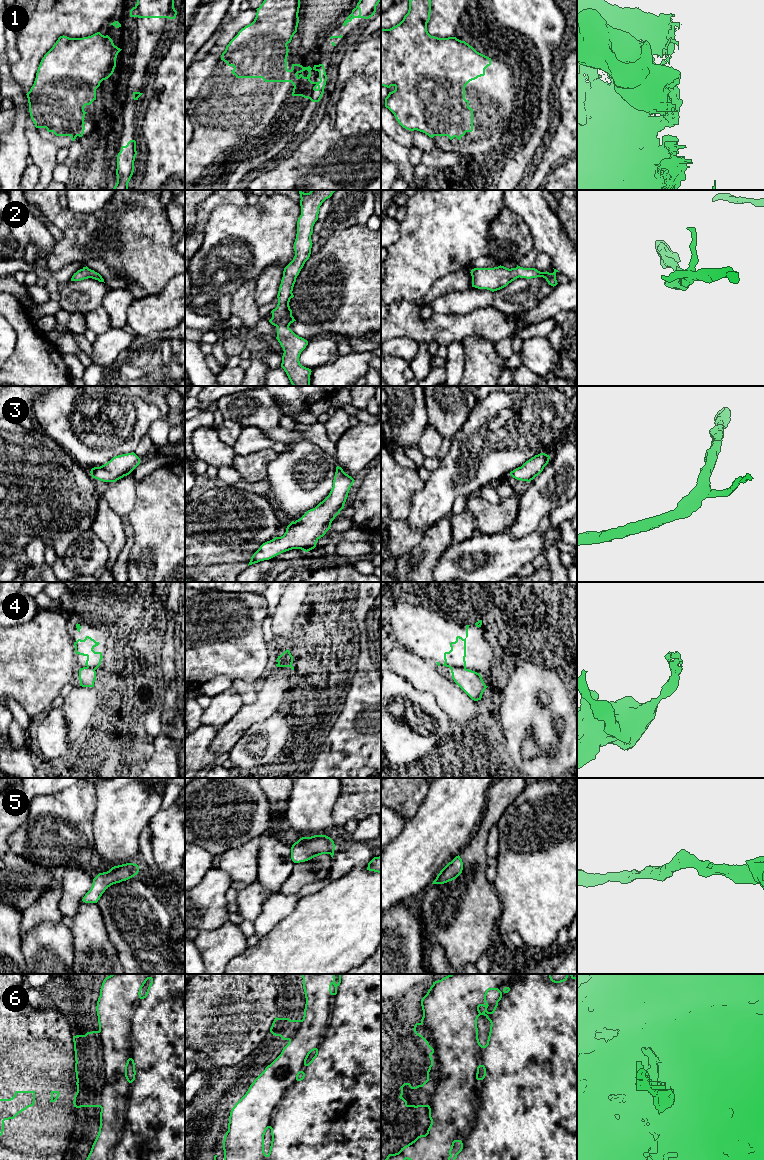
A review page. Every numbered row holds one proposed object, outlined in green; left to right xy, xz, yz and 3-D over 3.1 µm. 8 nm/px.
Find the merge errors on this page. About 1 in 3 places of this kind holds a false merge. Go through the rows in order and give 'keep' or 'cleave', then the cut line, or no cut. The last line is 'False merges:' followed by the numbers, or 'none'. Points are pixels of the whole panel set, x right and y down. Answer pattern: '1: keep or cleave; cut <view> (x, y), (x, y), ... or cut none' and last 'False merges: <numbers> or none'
1: cleave; cut xy (34, 83), (40, 87), (66, 86), (68, 105), (83, 125)
2: keep; cut none
3: keep; cut none
4: cleave; cut xz (285, 653), (286, 662), (278, 663)
5: keep; cut none
6: cleave; cut yz (419, 1023), (434, 1044), (439, 1071), (439, 1083), (428, 1106)
False merges: 1, 4, 6

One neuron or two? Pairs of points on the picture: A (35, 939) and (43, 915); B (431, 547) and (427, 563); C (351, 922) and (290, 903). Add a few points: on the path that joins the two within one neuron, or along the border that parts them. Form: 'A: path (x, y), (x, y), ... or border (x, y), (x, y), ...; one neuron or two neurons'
A: border (60, 921), (55, 923), (42, 922), (21, 934); two neurons
B: path (428, 551), (427, 559); one neuron
C: border (299, 899), (296, 907), (279, 921); two neurons

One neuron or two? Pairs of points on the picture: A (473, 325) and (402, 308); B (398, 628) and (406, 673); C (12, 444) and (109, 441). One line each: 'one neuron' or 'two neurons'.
A: one neuron
B: two neurons
C: two neurons

